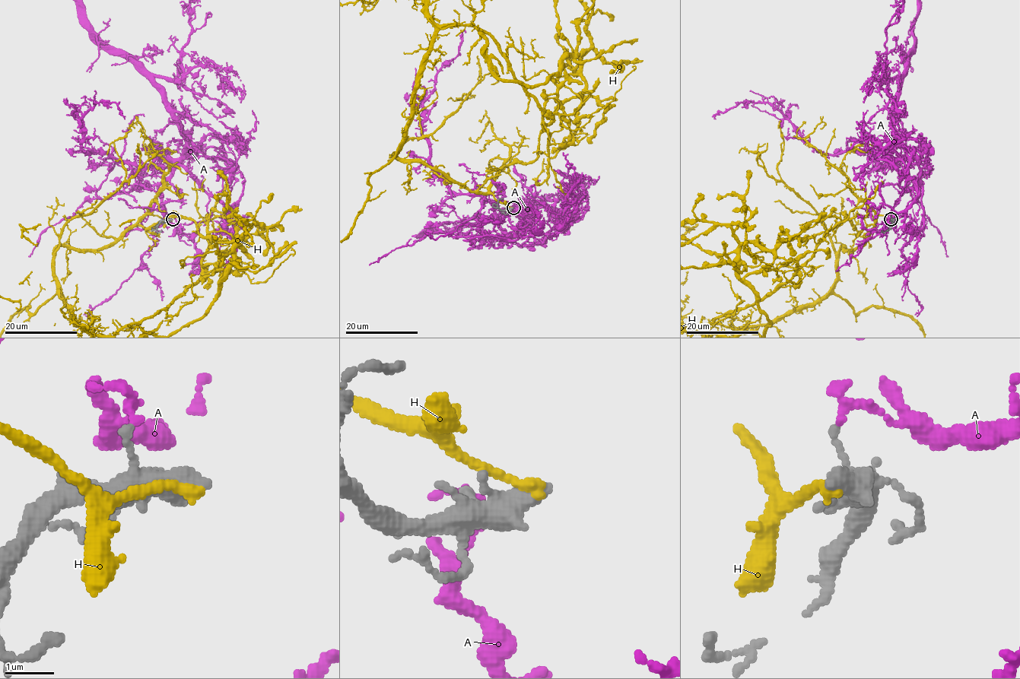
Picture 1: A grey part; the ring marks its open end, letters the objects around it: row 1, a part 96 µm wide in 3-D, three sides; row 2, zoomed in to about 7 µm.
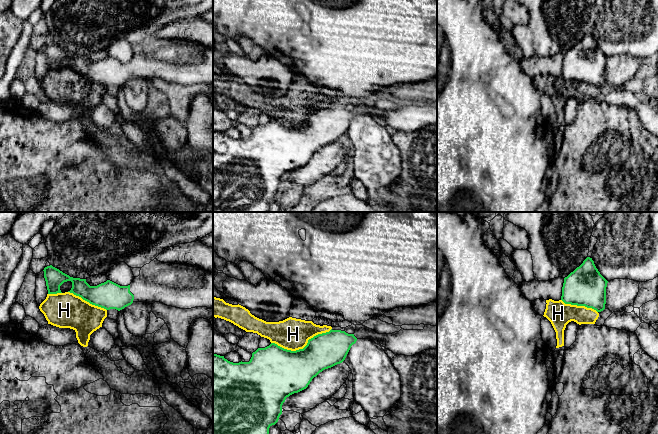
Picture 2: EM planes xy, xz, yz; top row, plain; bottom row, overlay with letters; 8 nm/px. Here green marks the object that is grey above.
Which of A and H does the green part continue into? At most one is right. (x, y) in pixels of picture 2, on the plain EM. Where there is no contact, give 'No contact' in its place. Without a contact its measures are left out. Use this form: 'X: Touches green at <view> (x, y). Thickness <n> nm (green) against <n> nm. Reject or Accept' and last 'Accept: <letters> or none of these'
A: No contact. Reject
H: Touches green at xz (303, 124). Thickness 380 nm (green) against 260 nm. Reject
Accept: none of these

